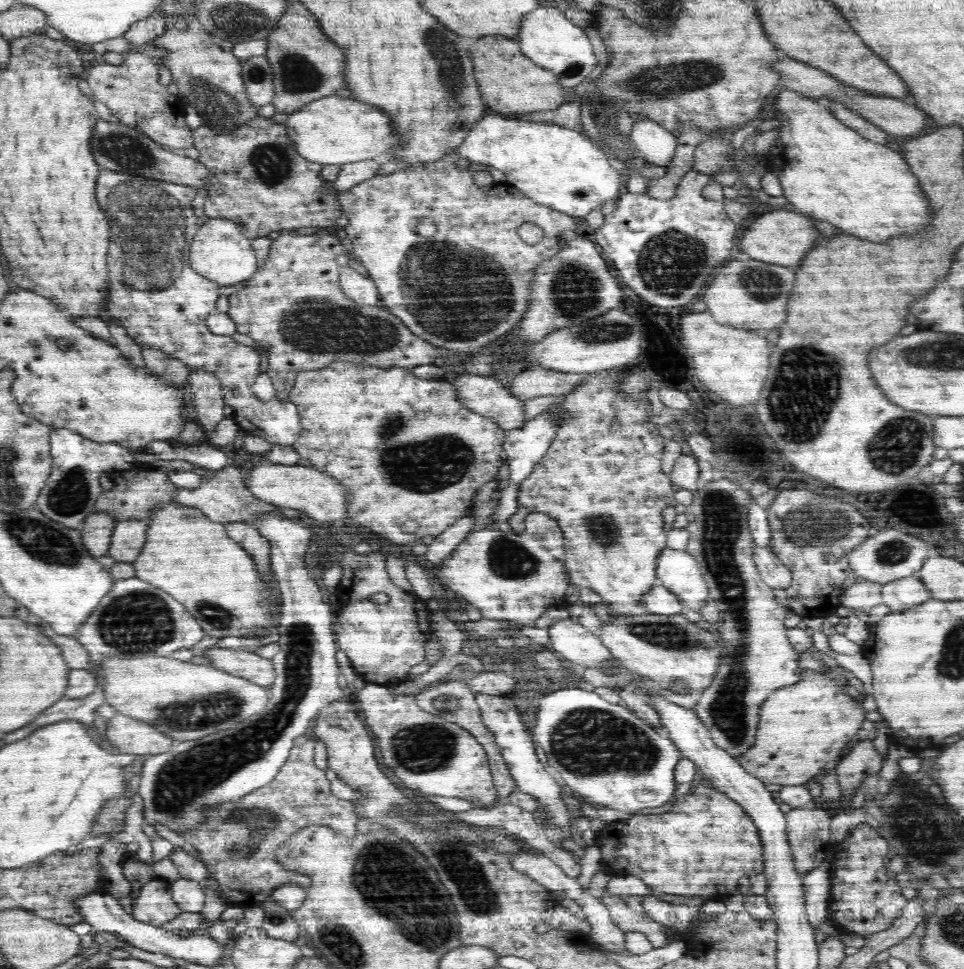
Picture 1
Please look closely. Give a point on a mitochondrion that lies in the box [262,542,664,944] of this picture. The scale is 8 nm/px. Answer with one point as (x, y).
(471, 883)

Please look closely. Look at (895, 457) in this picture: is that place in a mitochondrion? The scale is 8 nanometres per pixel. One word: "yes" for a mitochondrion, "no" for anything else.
yes

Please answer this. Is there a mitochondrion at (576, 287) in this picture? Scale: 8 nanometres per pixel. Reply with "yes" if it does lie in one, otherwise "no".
yes

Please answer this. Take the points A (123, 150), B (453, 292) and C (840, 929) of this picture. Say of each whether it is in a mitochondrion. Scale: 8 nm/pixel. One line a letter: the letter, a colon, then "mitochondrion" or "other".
A: mitochondrion
B: mitochondrion
C: other

